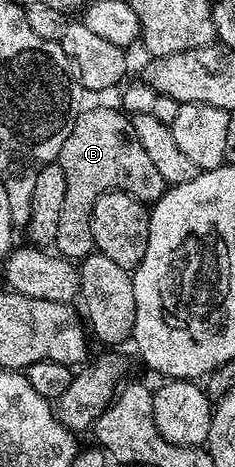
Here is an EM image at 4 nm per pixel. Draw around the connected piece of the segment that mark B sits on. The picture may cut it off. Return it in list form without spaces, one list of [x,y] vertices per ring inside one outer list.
[[[115,109],[76,112],[73,131],[69,131],[69,139],[65,139],[57,158],[61,171],[65,171],[65,203],[61,207],[61,223],[57,223],[54,248],[68,259],[82,259],[95,249],[91,216],[102,193],[130,193],[141,202],[154,203],[169,188],[167,181],[161,179],[161,171],[153,167],[145,147],[132,135],[131,117]]]

